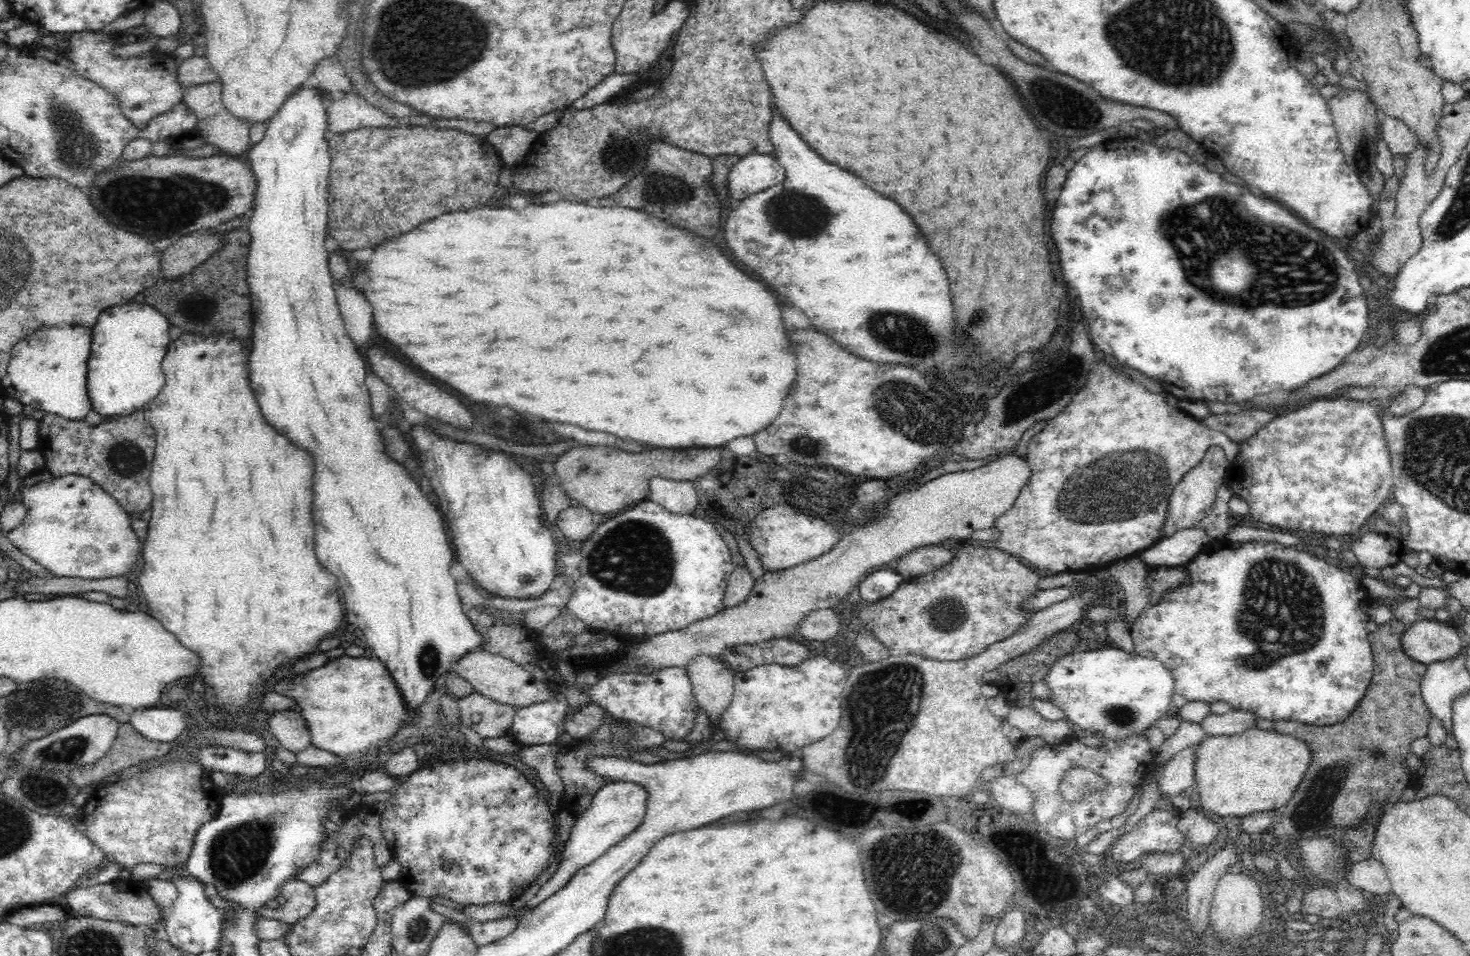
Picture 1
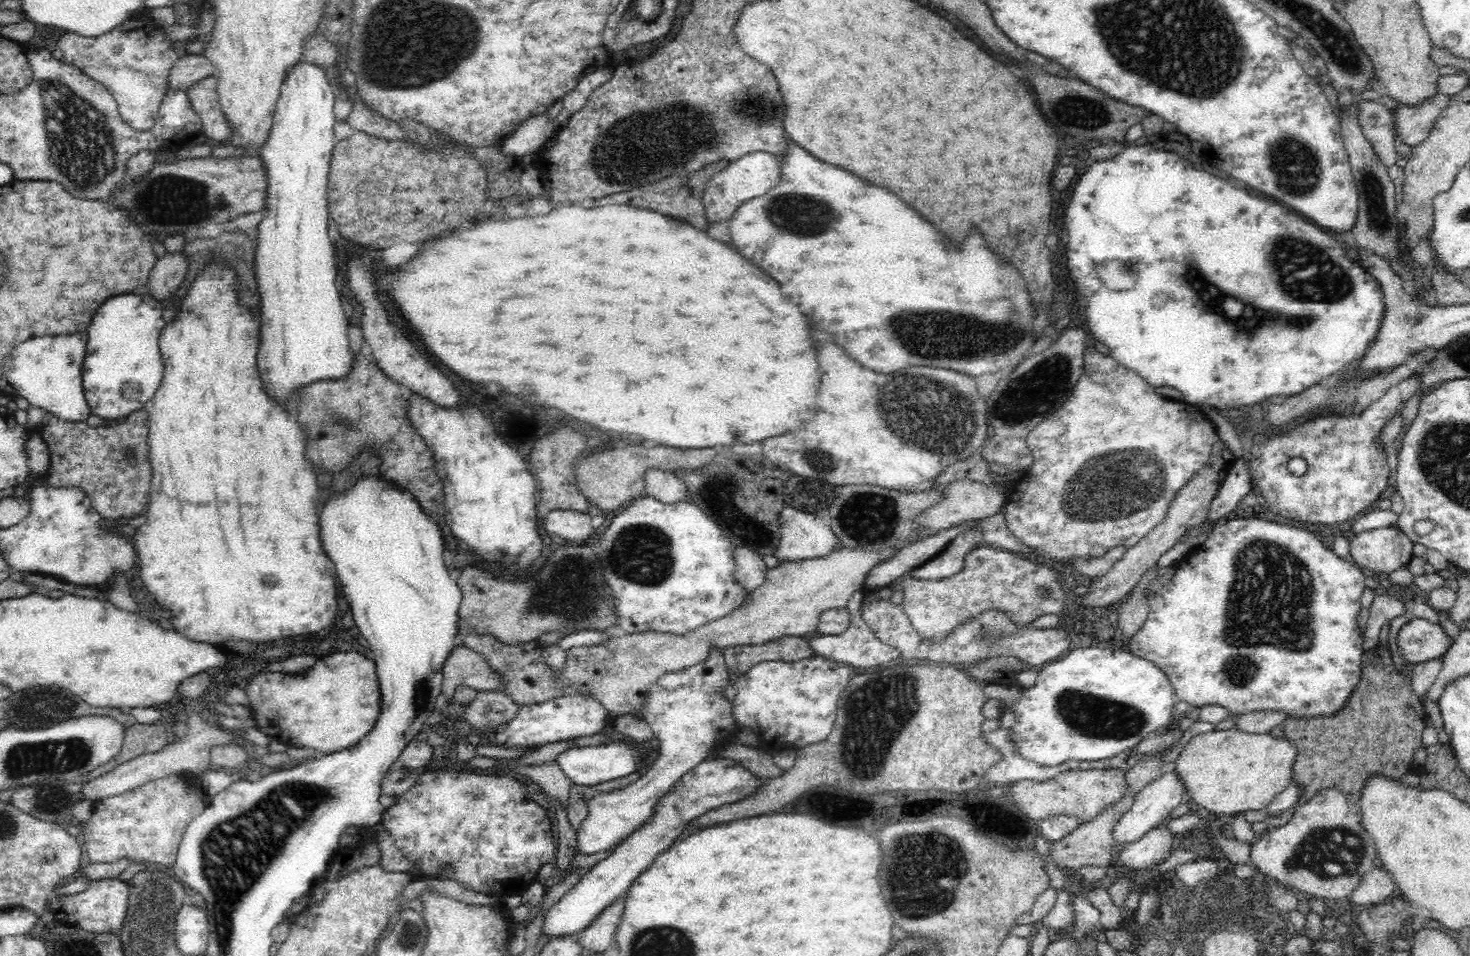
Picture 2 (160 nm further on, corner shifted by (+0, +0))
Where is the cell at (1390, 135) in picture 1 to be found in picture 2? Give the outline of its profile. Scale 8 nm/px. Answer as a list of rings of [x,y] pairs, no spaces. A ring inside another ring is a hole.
[[[1436,92],[1432,98],[1415,106],[1402,106],[1393,110],[1393,124],[1401,140],[1408,146],[1418,146],[1429,137],[1439,114],[1449,105],[1451,96],[1443,92]]]

